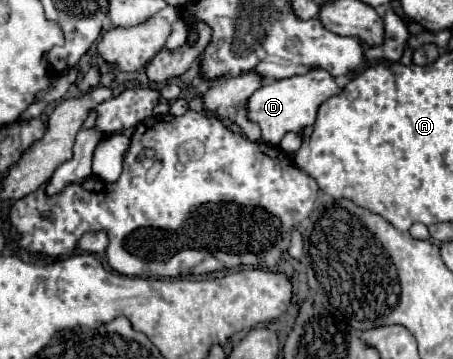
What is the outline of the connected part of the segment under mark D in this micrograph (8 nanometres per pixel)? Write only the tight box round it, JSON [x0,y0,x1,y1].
[249,69,341,145]

